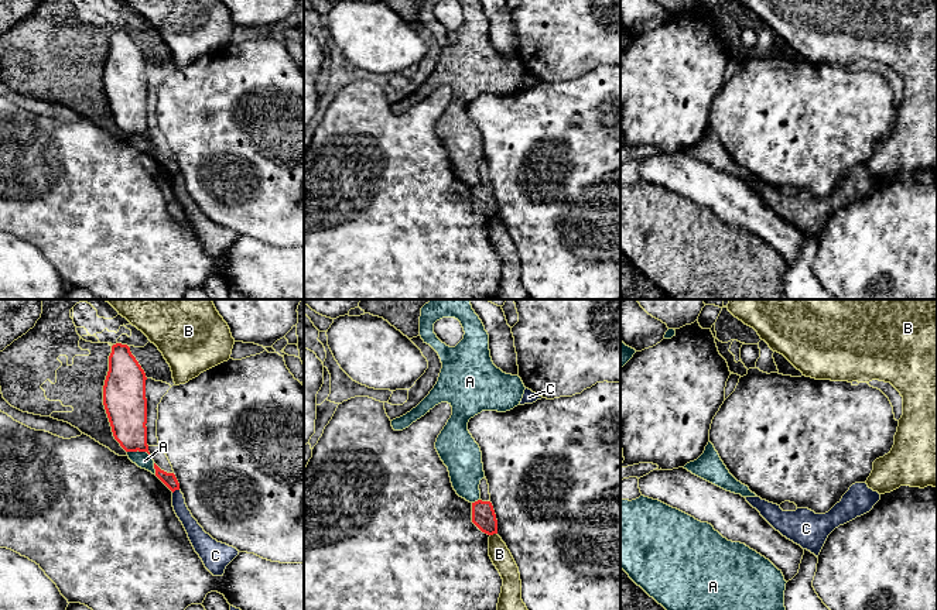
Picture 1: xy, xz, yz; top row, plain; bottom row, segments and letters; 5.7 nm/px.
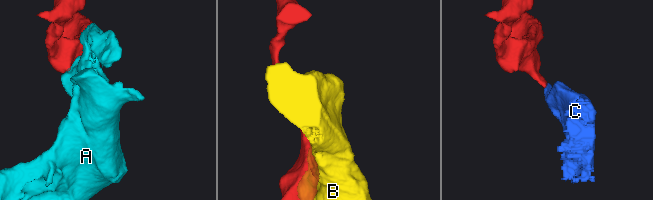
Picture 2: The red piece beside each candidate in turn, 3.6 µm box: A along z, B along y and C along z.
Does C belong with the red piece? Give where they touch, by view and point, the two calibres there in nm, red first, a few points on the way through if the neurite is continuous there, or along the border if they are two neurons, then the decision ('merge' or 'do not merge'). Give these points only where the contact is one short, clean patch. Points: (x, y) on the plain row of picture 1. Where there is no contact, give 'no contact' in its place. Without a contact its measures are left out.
xy (175, 172) | 80/90 nm | along xy (178, 172), (173, 177) | do not merge

